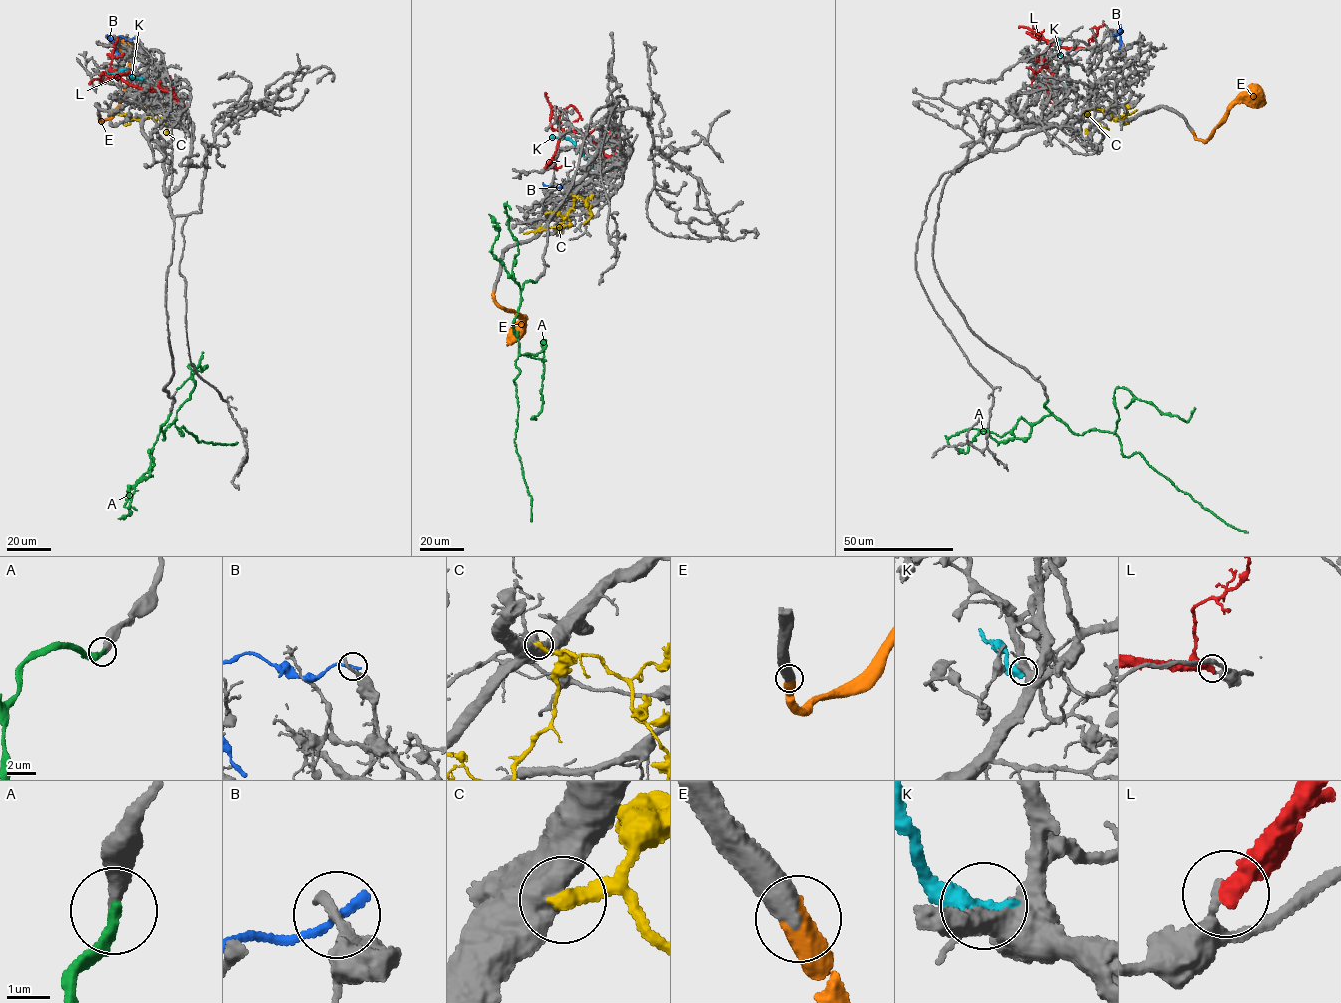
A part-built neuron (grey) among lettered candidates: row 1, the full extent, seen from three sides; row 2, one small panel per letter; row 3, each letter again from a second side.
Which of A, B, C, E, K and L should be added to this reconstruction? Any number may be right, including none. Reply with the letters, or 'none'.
A, E

